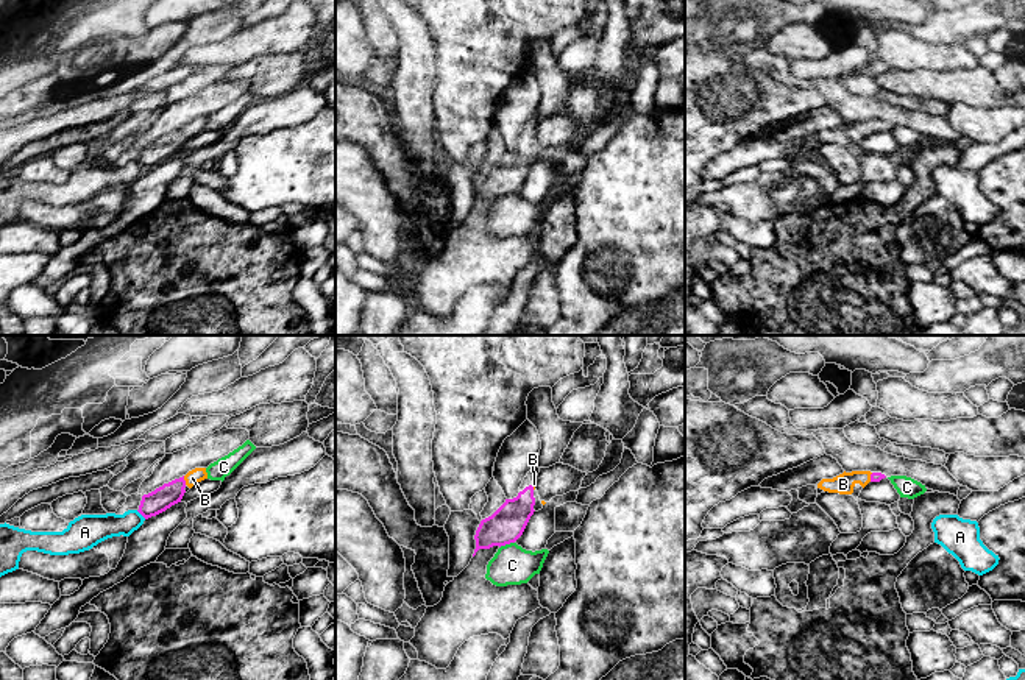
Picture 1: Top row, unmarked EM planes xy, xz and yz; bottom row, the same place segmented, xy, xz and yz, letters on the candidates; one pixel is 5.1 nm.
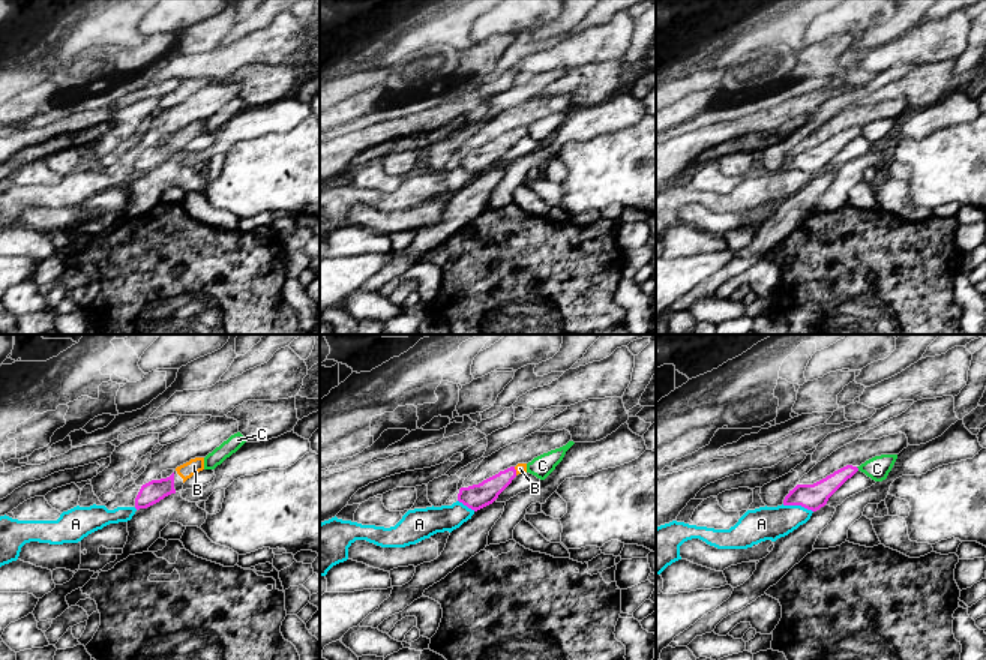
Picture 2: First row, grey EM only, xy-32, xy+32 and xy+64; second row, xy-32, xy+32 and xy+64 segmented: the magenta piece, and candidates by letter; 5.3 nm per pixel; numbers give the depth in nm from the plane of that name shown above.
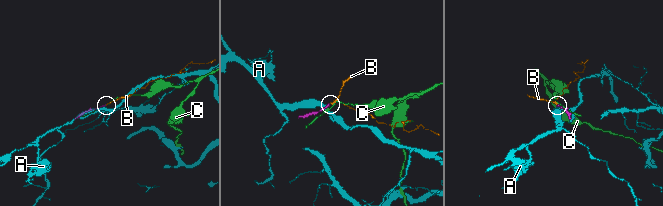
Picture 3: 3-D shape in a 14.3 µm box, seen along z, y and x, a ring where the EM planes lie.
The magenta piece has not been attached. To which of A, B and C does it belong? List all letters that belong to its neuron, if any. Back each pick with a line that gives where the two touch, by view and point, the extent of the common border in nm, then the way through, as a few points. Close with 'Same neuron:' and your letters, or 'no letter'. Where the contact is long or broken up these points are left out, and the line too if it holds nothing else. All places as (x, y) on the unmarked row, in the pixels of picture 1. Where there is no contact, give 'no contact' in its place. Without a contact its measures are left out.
B: contact xy (184, 131); length 50 nm; way xy (163, 148), (184, 131), (192, 128)
Same neuron: B

